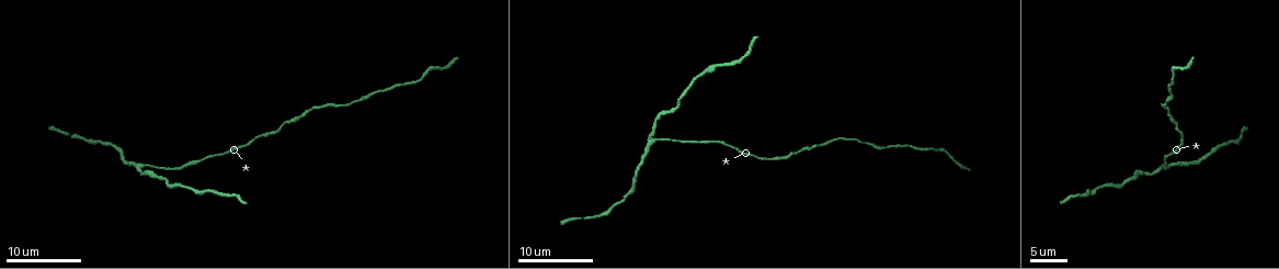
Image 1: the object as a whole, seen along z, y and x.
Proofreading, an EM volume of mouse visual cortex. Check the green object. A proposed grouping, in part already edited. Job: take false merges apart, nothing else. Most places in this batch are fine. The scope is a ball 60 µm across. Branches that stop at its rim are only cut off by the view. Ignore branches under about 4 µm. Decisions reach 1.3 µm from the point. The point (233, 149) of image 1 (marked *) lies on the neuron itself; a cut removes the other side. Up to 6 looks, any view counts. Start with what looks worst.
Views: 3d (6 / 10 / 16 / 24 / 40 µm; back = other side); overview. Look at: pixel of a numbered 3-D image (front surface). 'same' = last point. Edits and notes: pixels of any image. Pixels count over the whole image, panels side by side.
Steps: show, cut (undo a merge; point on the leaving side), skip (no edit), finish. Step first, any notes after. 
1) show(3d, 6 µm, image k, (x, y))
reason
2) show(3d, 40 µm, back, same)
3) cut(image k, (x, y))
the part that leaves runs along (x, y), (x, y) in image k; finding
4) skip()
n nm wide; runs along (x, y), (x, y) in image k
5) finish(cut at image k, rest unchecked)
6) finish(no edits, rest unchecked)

show(3d, 6 µm, image 1, (136, 167))
side arm on a straight run

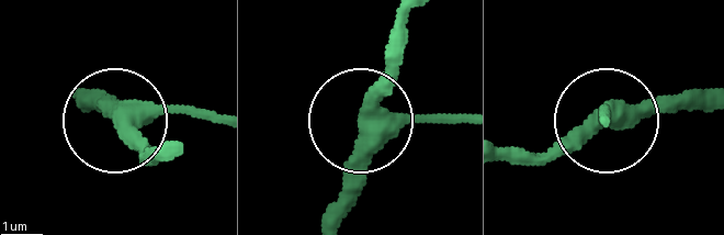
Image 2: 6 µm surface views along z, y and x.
show(3d, 6 µm, back, image 2, (121, 118))
other side

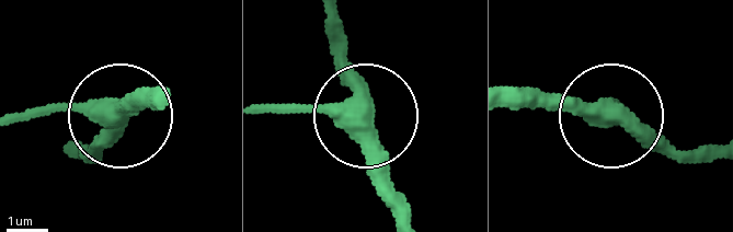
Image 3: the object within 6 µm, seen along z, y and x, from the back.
skip()
410 nm wide; runs along (265, 113), (366, 116), (369, 165), (390, 213) in image 3; one neuron here

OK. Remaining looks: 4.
show(3d, 10 µm, image 1, (1166, 101))
calibre changes

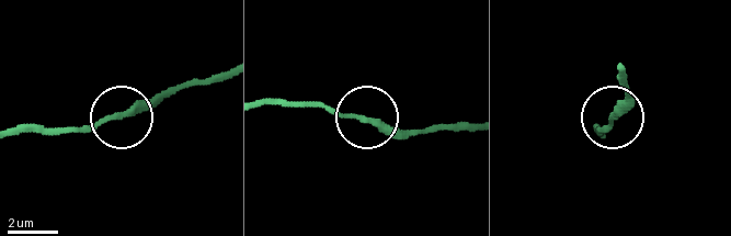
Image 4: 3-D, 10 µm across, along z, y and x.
skip()
continuous, no second neuron

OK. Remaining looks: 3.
show(3d, 6 µm, image 1, (714, 140))
sudden change in width

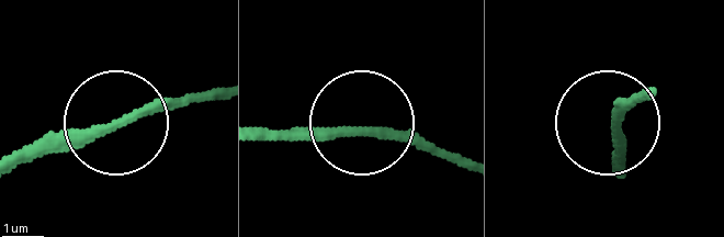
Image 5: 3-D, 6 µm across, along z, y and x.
skip()
210 nm wide; runs along (652, 97), (610, 121), (621, 159) in image 5; all the same neuron

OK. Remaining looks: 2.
finish(no edits, rest unchecked)

